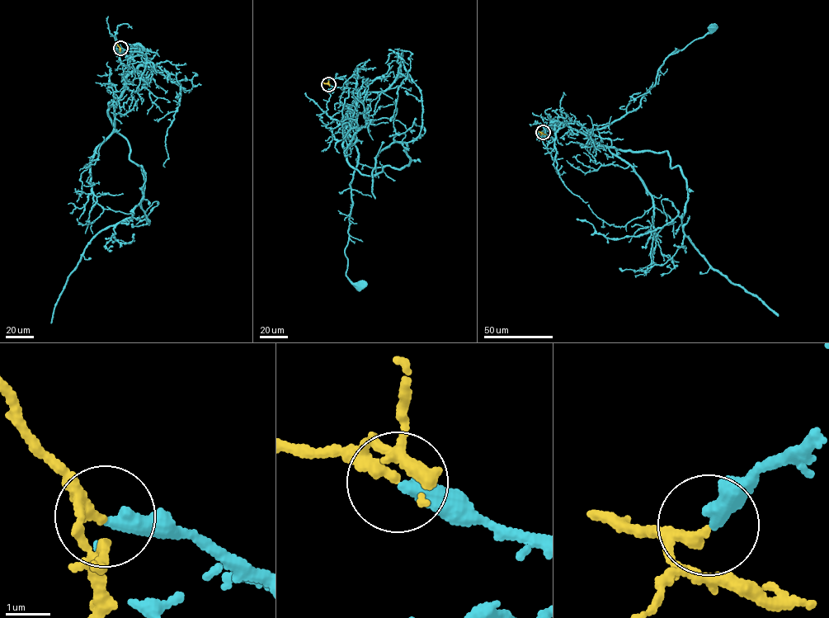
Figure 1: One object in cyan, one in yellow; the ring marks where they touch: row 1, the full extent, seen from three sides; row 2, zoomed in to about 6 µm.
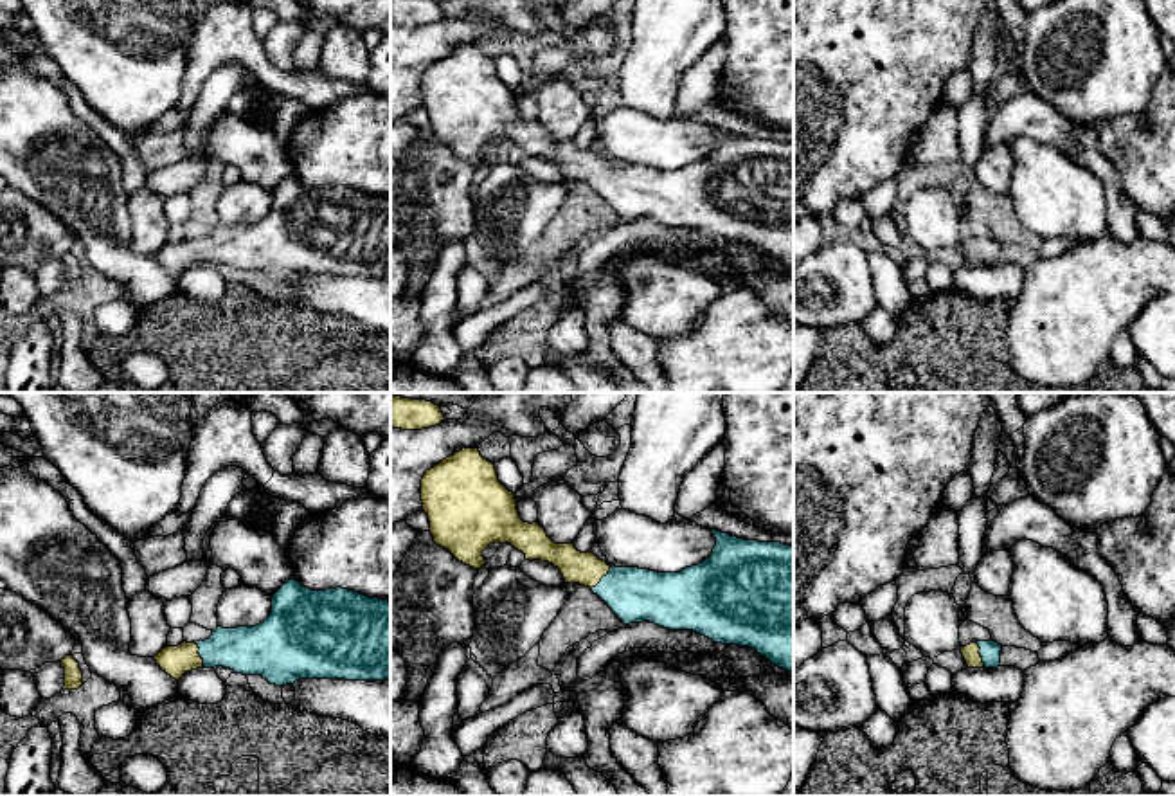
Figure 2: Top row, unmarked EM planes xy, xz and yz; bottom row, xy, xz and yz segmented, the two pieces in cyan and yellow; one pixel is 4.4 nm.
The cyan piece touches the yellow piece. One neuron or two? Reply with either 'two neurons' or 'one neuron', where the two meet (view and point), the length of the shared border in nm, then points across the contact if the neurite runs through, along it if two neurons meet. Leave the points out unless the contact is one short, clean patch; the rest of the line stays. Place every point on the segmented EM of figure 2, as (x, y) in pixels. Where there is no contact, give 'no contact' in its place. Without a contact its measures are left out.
one neuron | xy (200, 656) | 120 nm | across xy (252, 651), (215, 651), (200, 656), (186, 656), (175, 661)

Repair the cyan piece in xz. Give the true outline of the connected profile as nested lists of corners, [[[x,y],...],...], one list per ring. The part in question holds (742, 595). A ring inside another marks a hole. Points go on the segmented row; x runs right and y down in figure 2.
[[[462,448],[426,470],[421,479],[423,511],[430,520],[434,542],[448,549],[459,562],[480,569],[486,560],[482,551],[493,544],[511,544],[525,555],[525,560],[549,562],[560,569],[565,583],[590,587],[612,612],[624,623],[650,621],[669,630],[693,630],[714,643],[749,647],[765,656],[772,665],[794,672],[794,546],[781,542],[758,542],[731,537],[711,529],[716,546],[709,558],[680,573],[655,573],[639,567],[610,567],[594,553],[581,553],[574,544],[554,544],[538,522],[524,522],[516,510],[515,493],[509,492],[497,475],[495,465],[484,459],[479,448]]]

